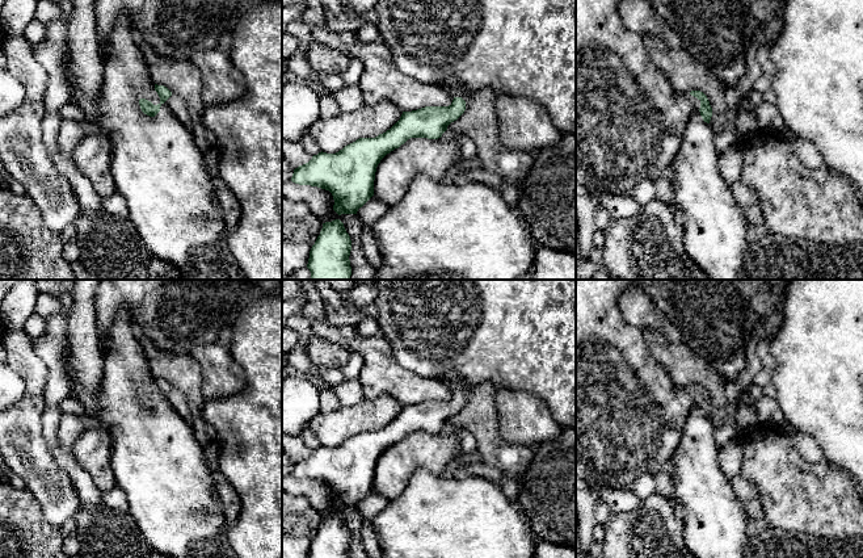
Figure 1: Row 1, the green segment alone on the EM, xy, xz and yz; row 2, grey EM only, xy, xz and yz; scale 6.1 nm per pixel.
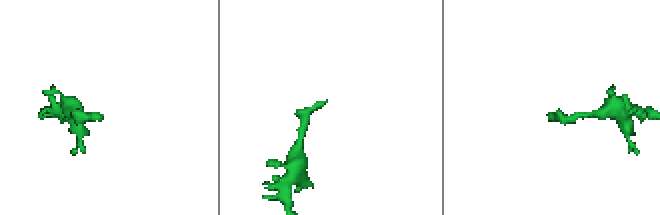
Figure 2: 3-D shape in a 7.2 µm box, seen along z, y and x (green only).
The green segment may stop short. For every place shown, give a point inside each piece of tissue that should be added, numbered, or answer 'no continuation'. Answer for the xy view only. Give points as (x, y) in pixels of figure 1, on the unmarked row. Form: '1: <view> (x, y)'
1: xy (176, 399)

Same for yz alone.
1: yz (630, 418)

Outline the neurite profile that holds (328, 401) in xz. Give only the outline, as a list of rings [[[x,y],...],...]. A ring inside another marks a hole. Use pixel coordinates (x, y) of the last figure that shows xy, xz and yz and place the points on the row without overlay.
[[[320,387],[319,390],[319,407],[320,412],[332,412],[341,407],[338,397],[331,387]]]

